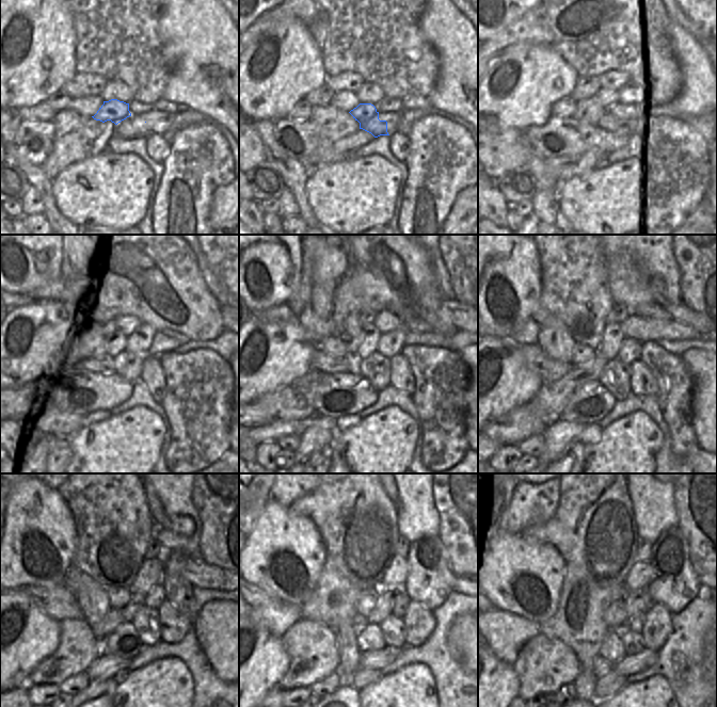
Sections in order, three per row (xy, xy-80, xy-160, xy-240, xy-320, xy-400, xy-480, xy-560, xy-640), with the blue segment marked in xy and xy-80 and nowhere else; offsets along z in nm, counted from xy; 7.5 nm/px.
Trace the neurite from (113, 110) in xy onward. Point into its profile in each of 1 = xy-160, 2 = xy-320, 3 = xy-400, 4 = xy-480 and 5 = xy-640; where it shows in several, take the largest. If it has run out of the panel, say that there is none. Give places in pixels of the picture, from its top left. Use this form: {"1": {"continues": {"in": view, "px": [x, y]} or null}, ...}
{"1": {"continues": {"in": "xy-160", "px": [610, 124]}}, "2": {"continues": {"in": "xy-320", "px": [376, 368]}}, "3": {"continues": {"in": "xy-400", "px": [616, 375]}}, "4": {"continues": {"in": "xy-480", "px": [145, 621]}}, "5": {"continues": {"in": "xy-640", "px": [633, 642]}}}

